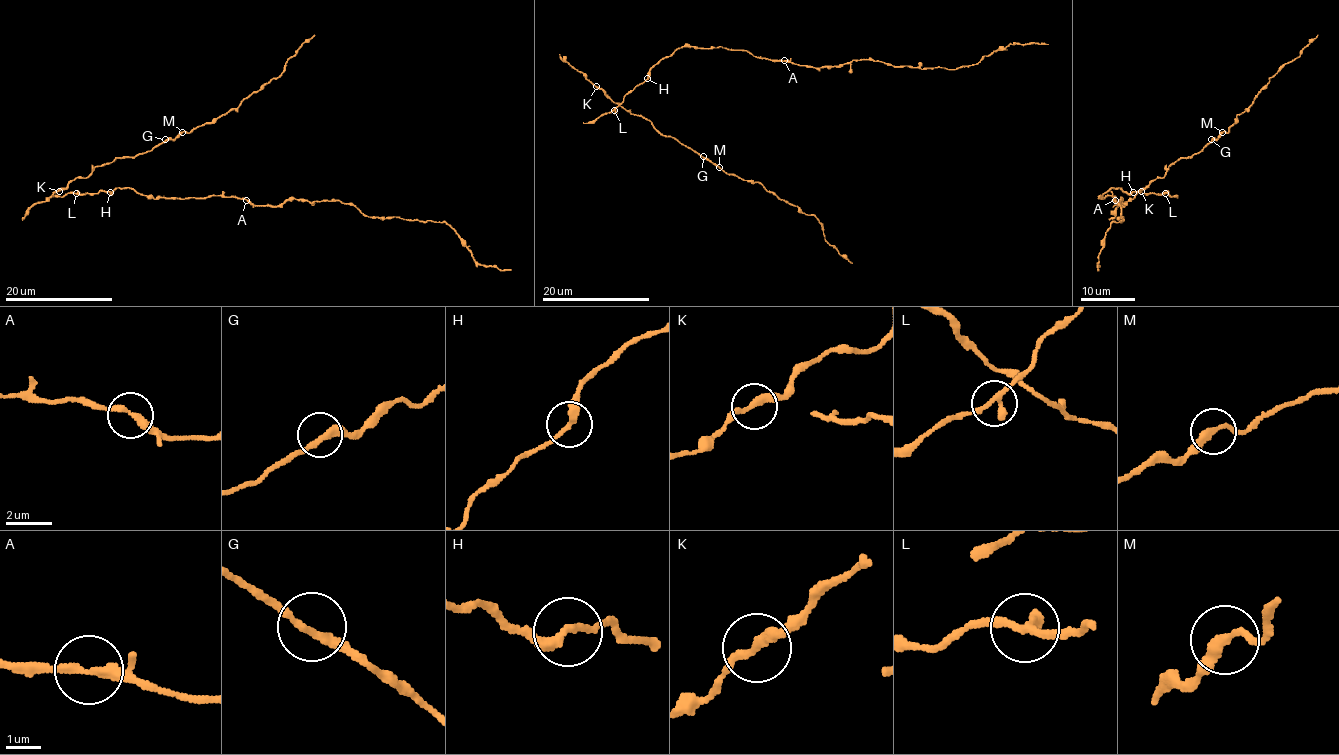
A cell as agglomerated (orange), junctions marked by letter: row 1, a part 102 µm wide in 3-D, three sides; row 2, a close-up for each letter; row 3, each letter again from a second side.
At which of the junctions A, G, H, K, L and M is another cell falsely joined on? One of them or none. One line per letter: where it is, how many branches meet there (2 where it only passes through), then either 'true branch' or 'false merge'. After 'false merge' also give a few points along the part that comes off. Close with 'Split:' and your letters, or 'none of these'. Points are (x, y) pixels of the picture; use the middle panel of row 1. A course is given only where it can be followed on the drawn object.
A: place (784, 60); branches 2; true branch
G: place (703, 156); branches 2; true branch
H: place (647, 78); branches 2; true branch
K: place (596, 86); branches 2; true branch
L: place (614, 110); branches 2; true branch
M: place (719, 167); branches 2; true branch
Split: none of these

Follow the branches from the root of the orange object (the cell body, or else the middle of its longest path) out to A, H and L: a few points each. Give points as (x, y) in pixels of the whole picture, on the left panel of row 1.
A: (132, 188), (154, 199), (230, 196), (246, 200)
H: (132, 188), (117, 188), (110, 192)
L: (132, 188), (117, 188), (111, 193), (103, 191), (76, 193)

